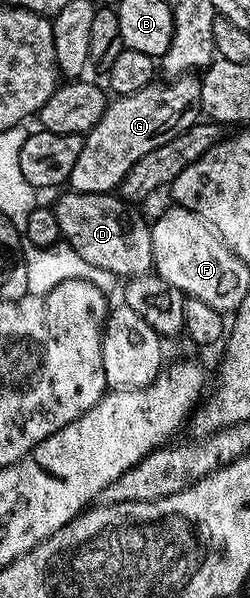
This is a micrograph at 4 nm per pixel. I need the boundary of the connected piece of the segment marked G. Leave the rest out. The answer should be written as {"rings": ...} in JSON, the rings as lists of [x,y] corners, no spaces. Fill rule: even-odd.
{"rings":[[[185,75],[183,77],[174,77],[167,82],[169,85],[160,85],[153,83],[142,87],[142,91],[134,91],[125,97],[117,96],[109,100],[108,110],[98,119],[98,123],[84,134],[82,143],[82,152],[74,162],[74,171],[70,171],[66,185],[73,193],[111,193],[119,190],[122,179],[142,159],[142,155],[150,155],[154,147],[162,147],[162,143],[170,143],[174,135],[182,135],[186,127],[197,124],[201,116],[200,108],[200,77],[196,75]]]}

